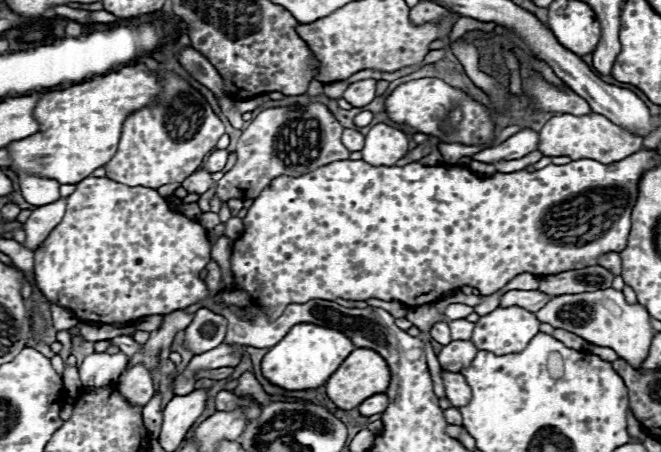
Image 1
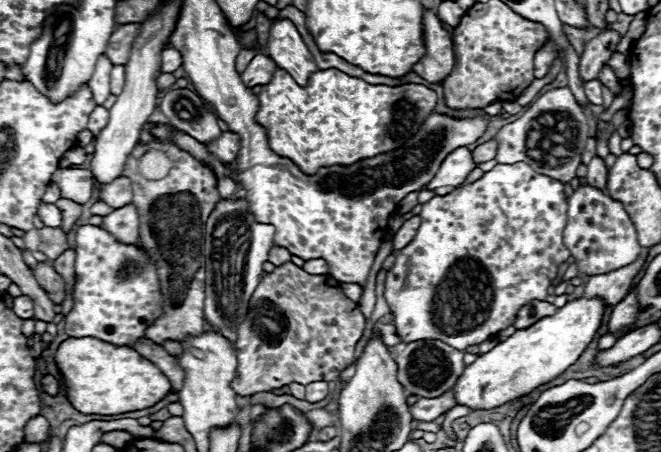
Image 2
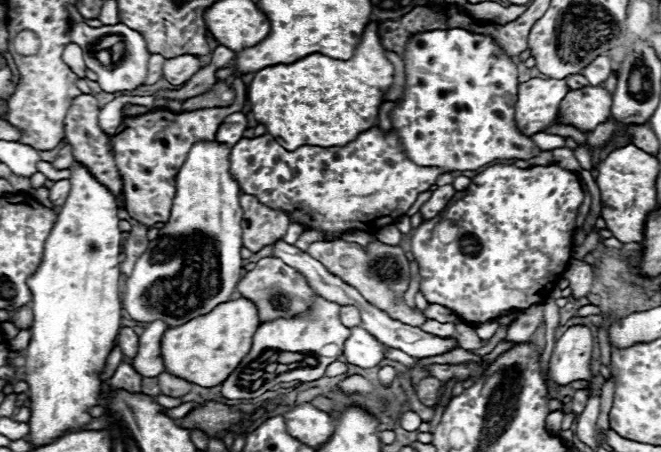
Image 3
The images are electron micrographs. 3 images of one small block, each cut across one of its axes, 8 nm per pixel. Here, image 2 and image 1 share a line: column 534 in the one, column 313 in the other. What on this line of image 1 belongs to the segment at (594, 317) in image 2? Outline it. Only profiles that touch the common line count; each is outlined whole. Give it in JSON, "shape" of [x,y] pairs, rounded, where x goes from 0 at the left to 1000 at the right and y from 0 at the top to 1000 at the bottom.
{"shape":[[[457,712],[439,726],[439,735],[408,770],[396,792],[396,827],[418,854],[430,863],[466,863],[487,854],[499,827],[520,801],[520,792],[536,774],[536,761],[514,730],[481,721],[472,712]]]}

